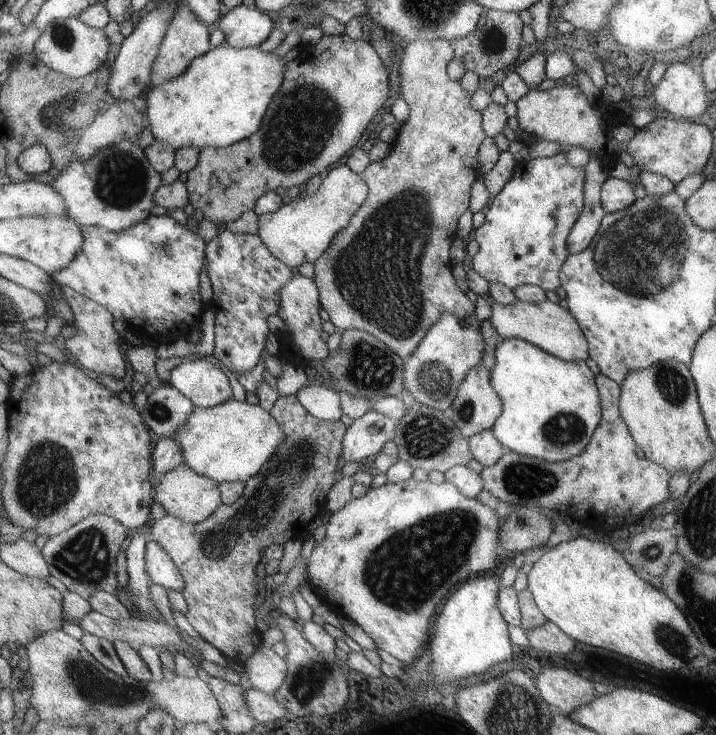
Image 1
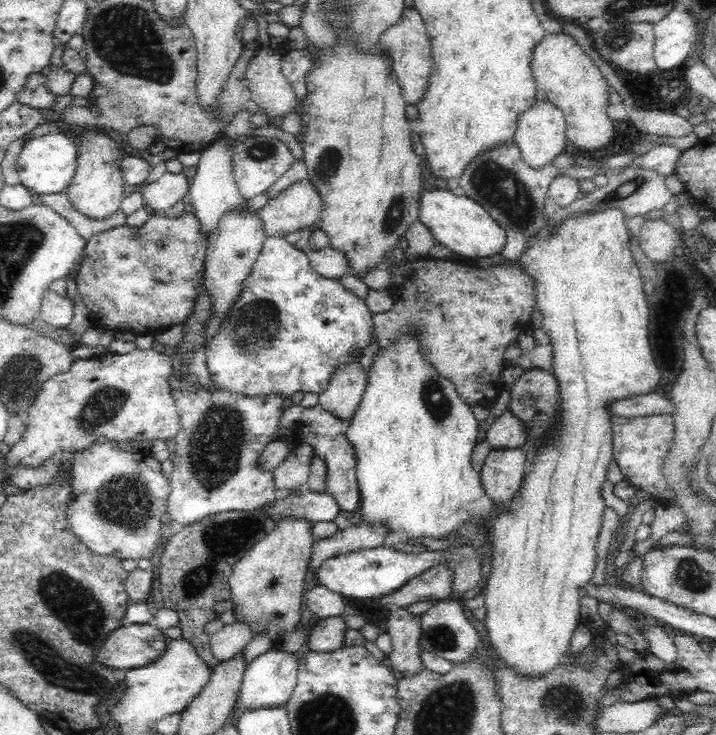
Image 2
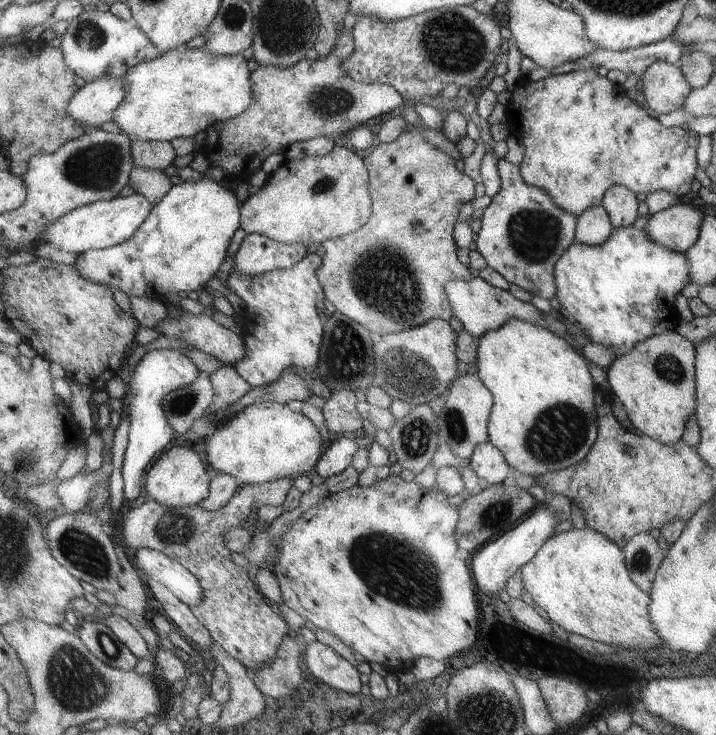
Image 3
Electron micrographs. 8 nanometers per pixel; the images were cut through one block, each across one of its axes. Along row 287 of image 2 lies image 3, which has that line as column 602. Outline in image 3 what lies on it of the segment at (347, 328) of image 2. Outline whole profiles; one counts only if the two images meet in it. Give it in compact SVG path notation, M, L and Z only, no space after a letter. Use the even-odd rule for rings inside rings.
M633 224L623 228L613 228L609 238L597 246L577 244L573 242L567 252L557 260L553 268L559 314L573 324L579 324L589 336L593 344L613 346L617 356L627 354L637 342L647 340L649 336L657 336L665 330L675 330L679 314L673 310L673 296L685 286L689 276L689 262L685 254L667 250L653 240L647 238L643 230L637 230Z

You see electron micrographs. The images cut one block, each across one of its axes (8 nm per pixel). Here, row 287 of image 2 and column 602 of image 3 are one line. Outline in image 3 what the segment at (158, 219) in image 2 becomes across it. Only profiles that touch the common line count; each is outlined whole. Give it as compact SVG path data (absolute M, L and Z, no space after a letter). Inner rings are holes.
M595 68L551 74L543 80L521 78L509 98L517 98L521 106L515 118L509 120L509 136L517 138L525 146L525 156L519 164L523 180L529 186L543 188L559 208L575 218L579 218L587 208L601 206L605 192L613 186L625 186L637 194L663 190L679 200L691 186L697 136L689 136L681 128L665 128L657 118L647 116L645 108L633 104L625 96L623 86L597 76Z

